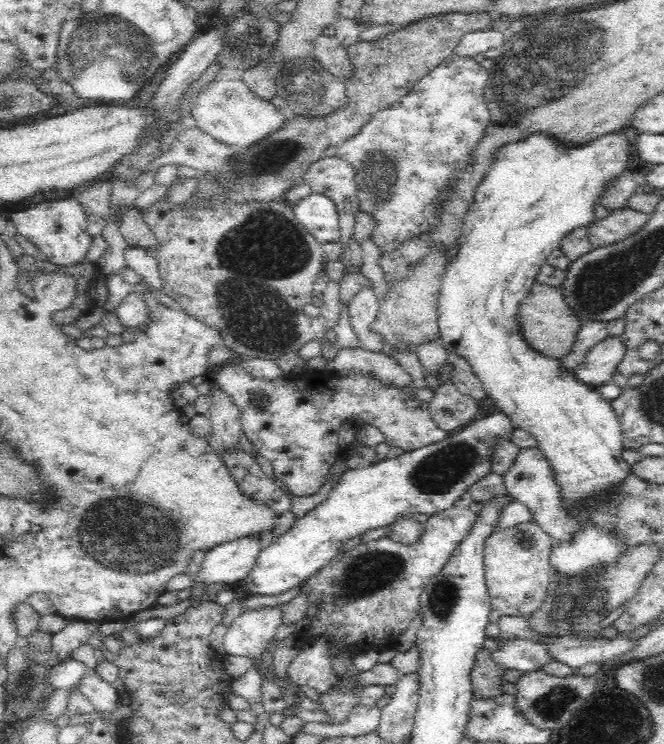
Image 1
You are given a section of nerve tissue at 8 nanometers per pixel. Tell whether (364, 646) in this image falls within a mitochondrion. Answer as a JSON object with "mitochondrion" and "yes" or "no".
{"mitochondrion":"no"}

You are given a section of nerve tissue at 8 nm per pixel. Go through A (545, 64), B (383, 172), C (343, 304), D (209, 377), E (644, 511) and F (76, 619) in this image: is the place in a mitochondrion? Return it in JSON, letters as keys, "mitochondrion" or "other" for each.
{"A":"mitochondrion","B":"mitochondrion","C":"other","D":"other","E":"mitochondrion","F":"other"}

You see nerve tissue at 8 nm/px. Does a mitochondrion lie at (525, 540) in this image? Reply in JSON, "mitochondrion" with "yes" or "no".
{"mitochondrion":"yes"}

